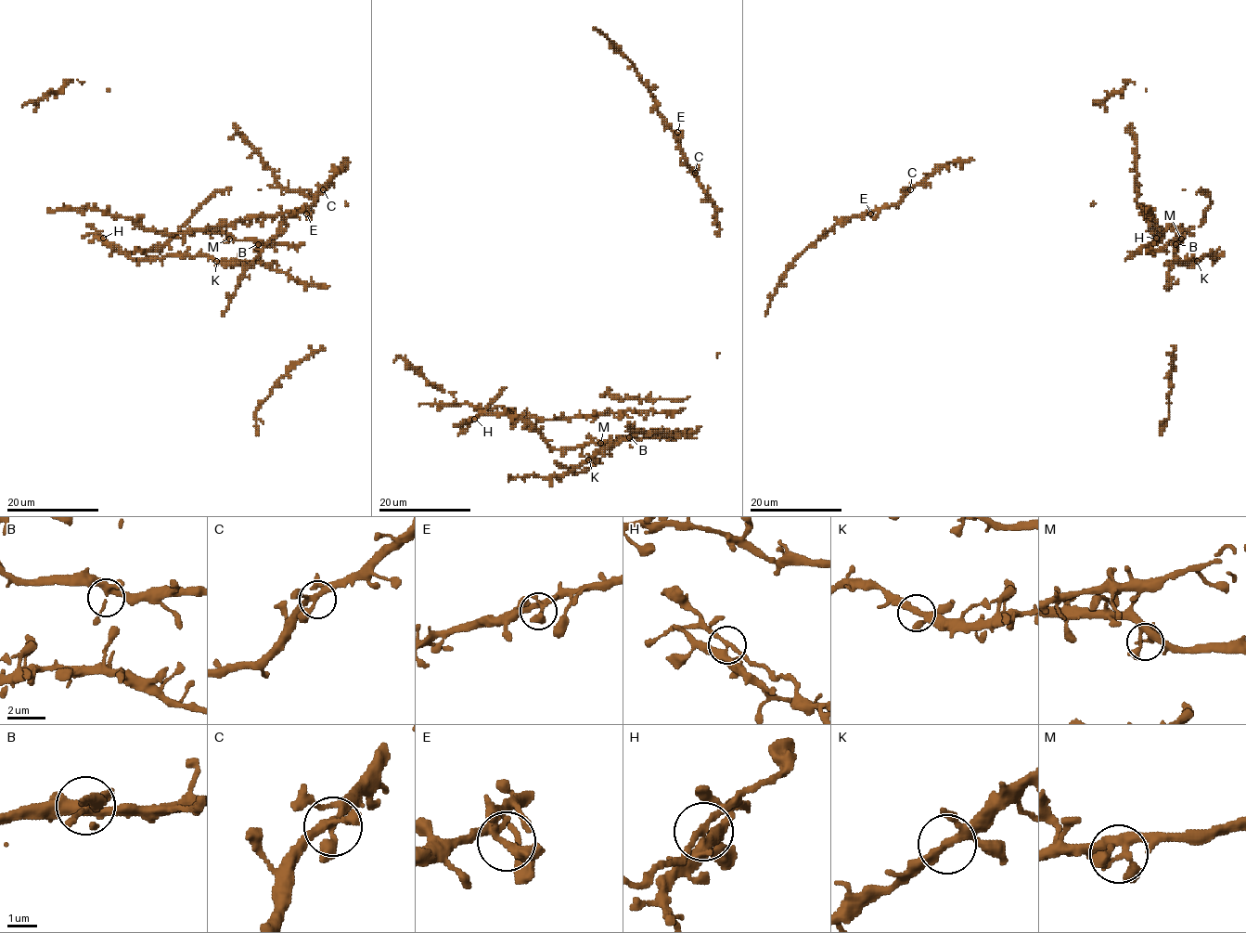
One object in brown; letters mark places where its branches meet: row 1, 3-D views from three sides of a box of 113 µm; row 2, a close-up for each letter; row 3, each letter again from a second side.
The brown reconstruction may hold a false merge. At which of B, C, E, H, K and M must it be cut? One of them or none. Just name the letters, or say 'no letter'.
H

